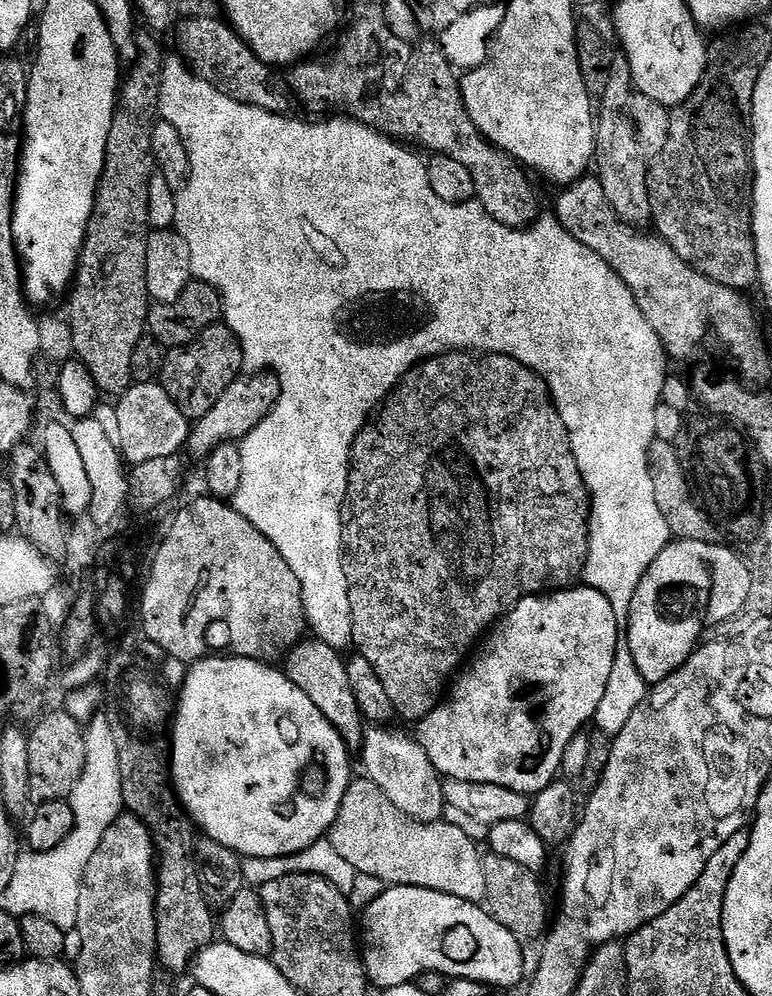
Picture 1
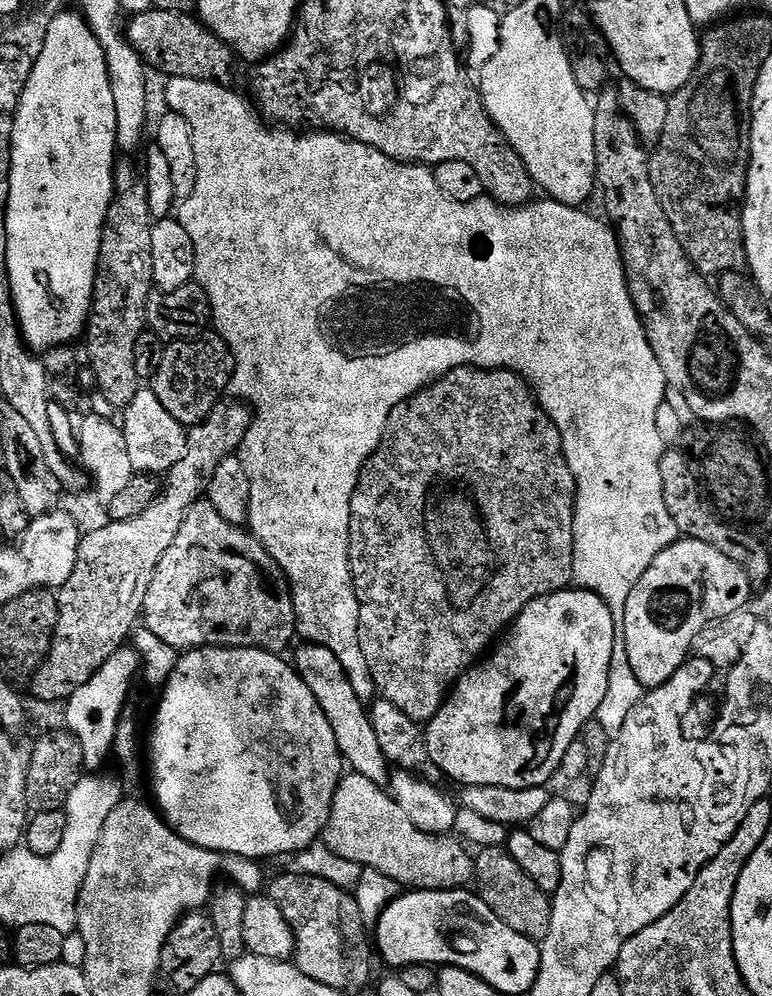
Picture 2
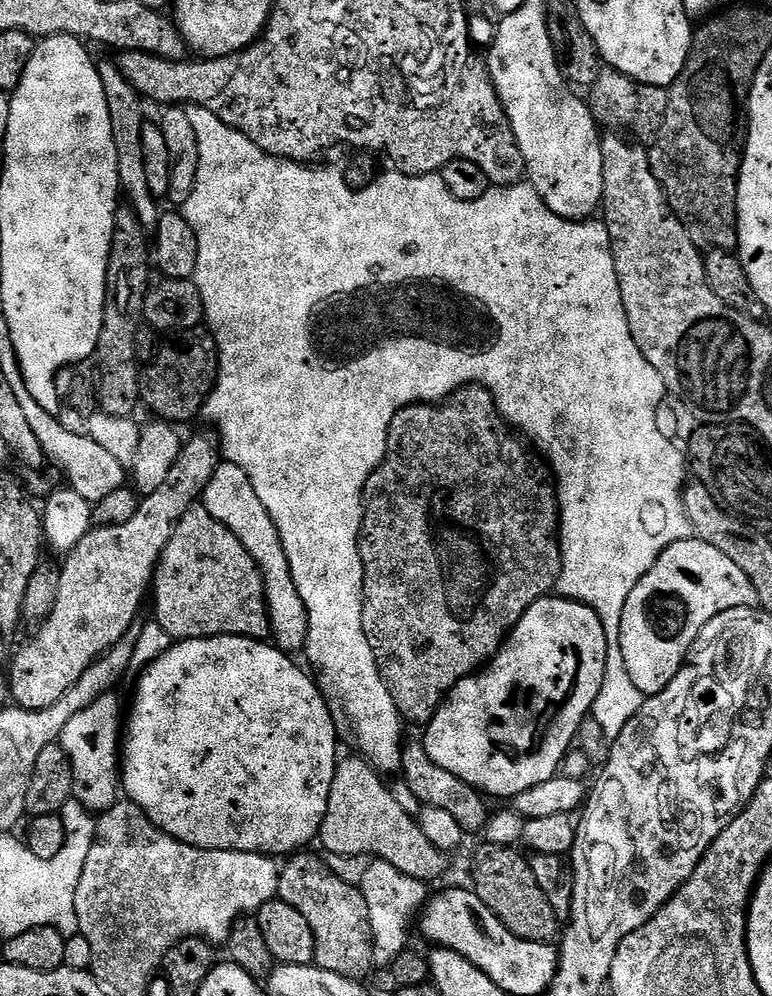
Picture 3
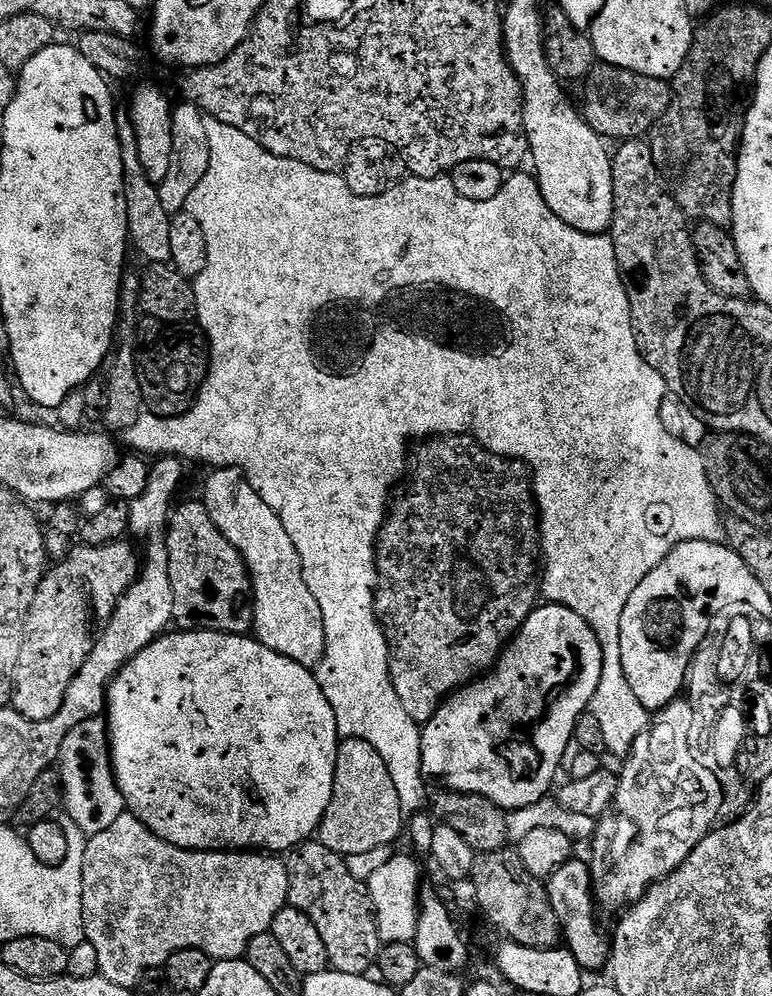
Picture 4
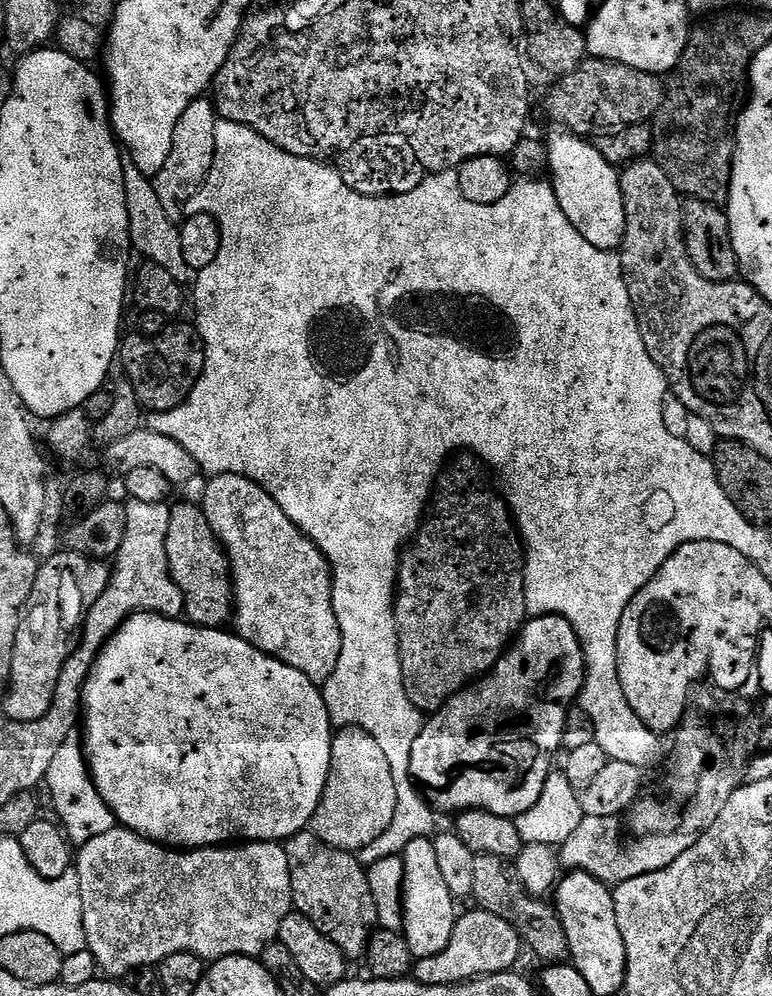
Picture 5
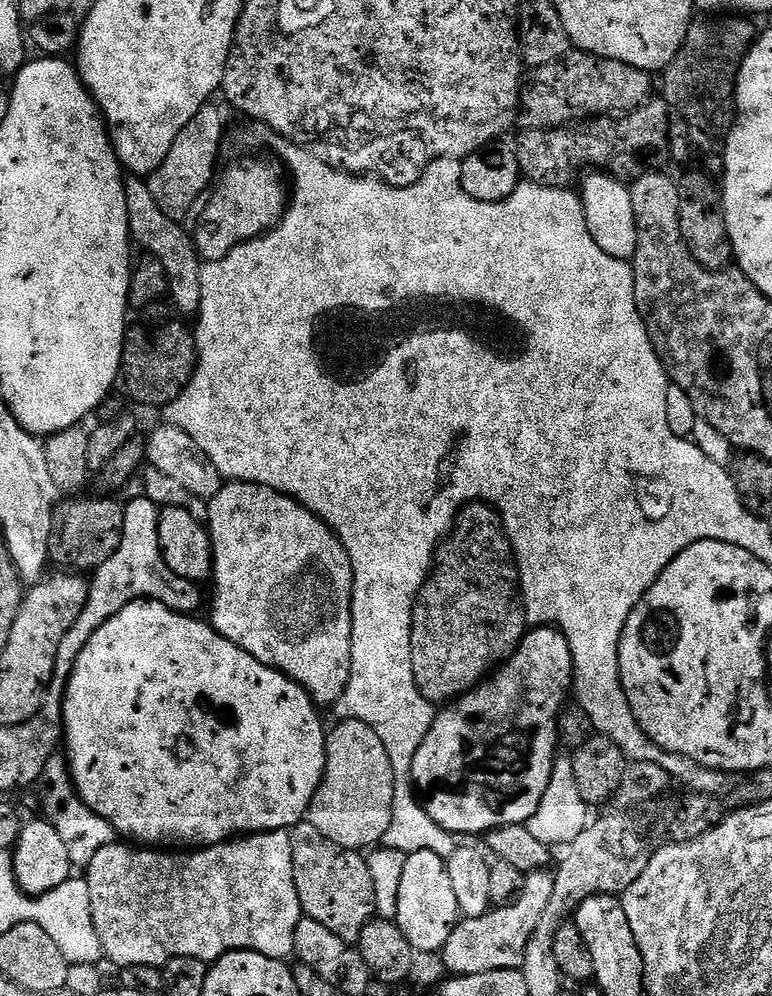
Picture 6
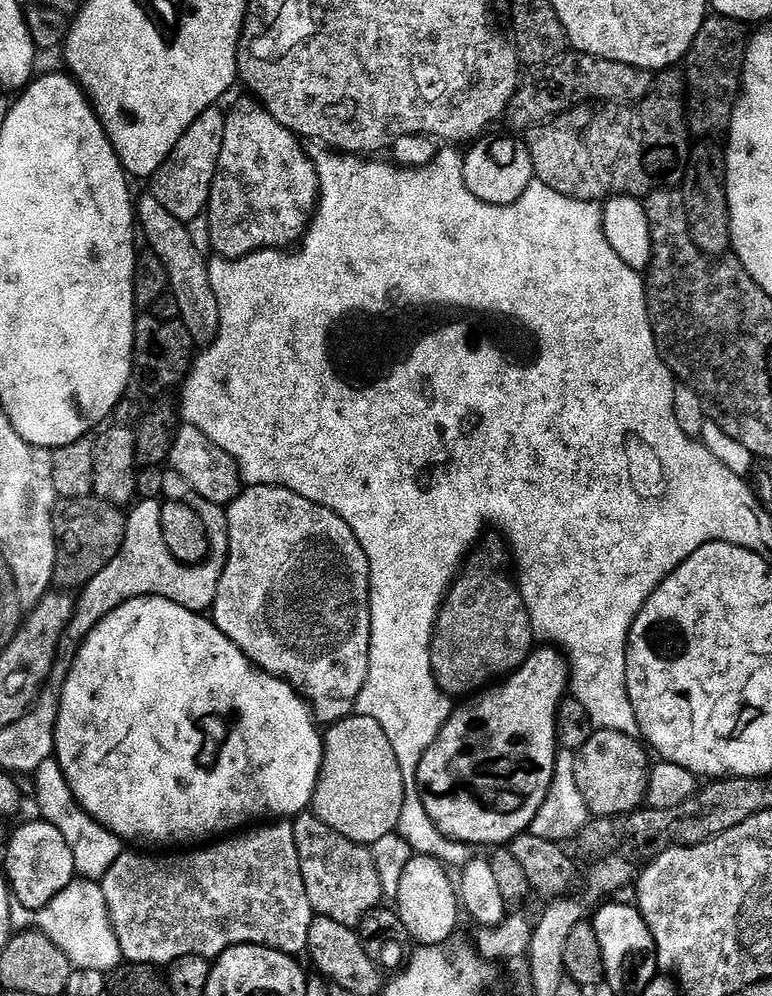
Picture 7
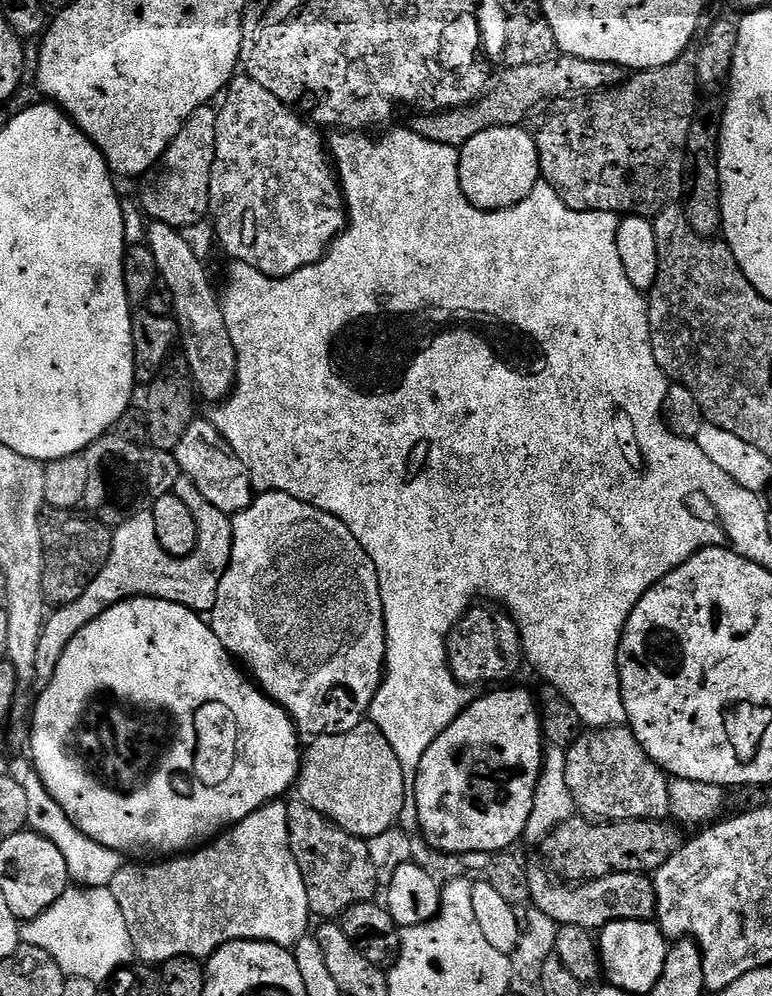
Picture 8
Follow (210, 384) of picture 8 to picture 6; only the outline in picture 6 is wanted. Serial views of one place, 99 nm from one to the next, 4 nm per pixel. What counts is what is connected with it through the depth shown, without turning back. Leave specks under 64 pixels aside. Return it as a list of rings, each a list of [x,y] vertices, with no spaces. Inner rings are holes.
[[[132,178],[125,183],[126,210],[128,211],[128,225],[132,231],[132,239],[137,245],[144,247],[143,251],[149,256],[156,256],[158,262],[166,270],[168,279],[168,296],[174,305],[175,311],[184,316],[195,317],[200,311],[202,302],[202,282],[200,270],[202,261],[196,252],[193,237],[183,227],[179,220],[172,220],[162,214],[162,206],[154,202],[154,194],[150,194],[147,179]]]

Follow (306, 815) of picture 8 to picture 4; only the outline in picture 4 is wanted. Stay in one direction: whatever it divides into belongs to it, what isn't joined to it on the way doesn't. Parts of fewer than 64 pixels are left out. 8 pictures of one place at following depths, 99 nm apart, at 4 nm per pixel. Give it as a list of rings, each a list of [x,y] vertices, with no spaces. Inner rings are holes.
[[[305,842],[293,848],[287,857],[288,865],[288,904],[302,910],[318,926],[318,934],[322,934],[322,942],[326,942],[328,963],[342,974],[362,976],[376,968],[376,960],[380,957],[382,943],[379,928],[376,925],[376,911],[372,907],[368,889],[354,874],[350,874],[345,857],[334,850],[322,846],[319,842]]]

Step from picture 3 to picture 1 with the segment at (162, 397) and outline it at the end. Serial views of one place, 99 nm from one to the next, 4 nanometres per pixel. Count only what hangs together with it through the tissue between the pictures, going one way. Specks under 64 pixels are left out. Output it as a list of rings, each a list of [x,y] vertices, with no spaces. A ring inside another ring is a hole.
[[[223,322],[212,324],[188,344],[169,348],[163,354],[164,365],[160,368],[158,382],[190,422],[201,420],[214,407],[214,402],[226,394],[226,386],[245,371],[240,340]]]

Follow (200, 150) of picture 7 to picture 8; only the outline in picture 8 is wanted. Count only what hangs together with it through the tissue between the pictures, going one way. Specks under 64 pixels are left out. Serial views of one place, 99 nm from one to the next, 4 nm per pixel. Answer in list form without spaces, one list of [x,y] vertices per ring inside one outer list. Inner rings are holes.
[[[205,106],[194,110],[194,114],[178,130],[174,142],[160,156],[160,161],[156,163],[148,172],[145,172],[140,184],[140,196],[138,203],[149,221],[165,224],[177,230],[188,230],[191,224],[196,224],[200,219],[208,216],[210,206],[210,178],[212,177],[212,167],[216,157],[216,139],[218,138],[218,118],[217,109],[212,106]]]

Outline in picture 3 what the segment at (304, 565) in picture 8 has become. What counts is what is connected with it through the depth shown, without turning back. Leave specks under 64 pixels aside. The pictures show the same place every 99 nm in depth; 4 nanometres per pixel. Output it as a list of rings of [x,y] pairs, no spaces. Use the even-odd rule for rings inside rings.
[[[222,462],[210,478],[210,486],[206,486],[202,497],[202,507],[218,522],[222,522],[246,546],[246,550],[260,565],[264,575],[264,597],[268,599],[268,618],[272,622],[271,635],[275,647],[289,653],[303,649],[308,643],[308,611],[296,589],[292,571],[288,565],[288,556],[284,553],[284,543],[280,540],[280,532],[276,529],[272,515],[262,506],[246,470],[237,464]]]

